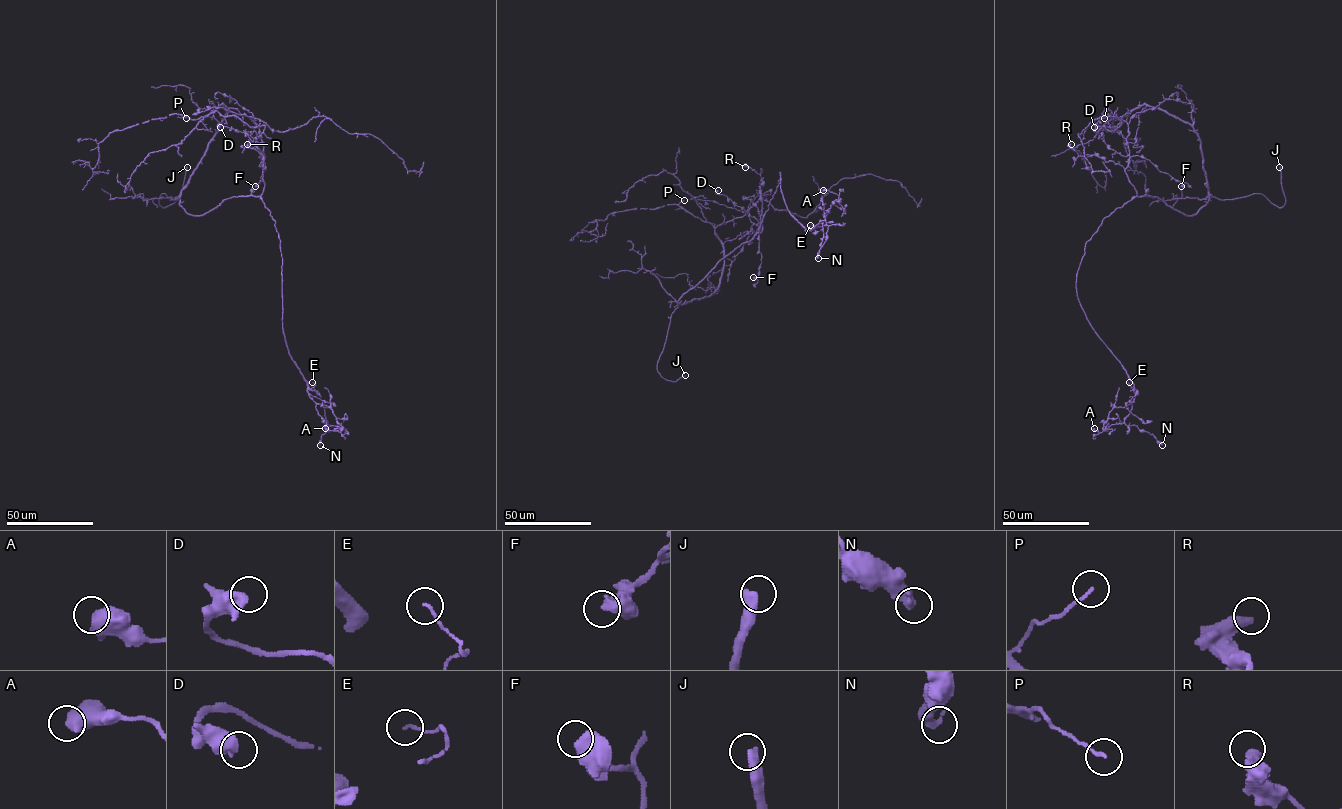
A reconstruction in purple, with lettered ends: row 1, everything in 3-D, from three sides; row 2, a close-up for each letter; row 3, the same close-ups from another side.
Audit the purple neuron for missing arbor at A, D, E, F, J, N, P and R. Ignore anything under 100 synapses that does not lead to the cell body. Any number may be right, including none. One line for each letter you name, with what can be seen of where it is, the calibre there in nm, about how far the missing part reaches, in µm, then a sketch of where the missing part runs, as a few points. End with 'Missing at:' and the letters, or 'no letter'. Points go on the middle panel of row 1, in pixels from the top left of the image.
J: (685, 375) | 440 nm | 9 µm
Missing at: J

